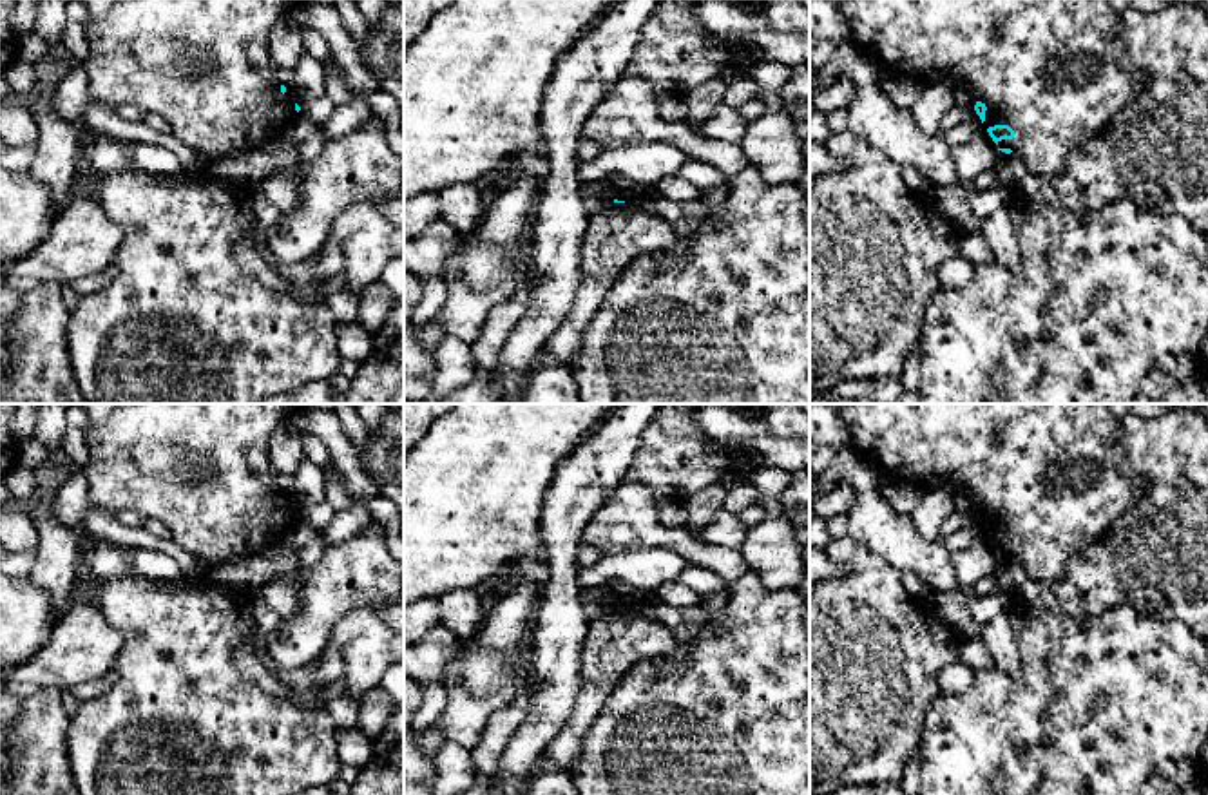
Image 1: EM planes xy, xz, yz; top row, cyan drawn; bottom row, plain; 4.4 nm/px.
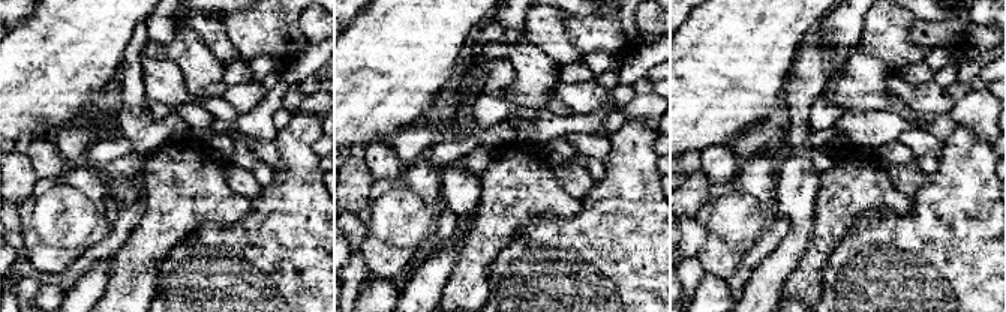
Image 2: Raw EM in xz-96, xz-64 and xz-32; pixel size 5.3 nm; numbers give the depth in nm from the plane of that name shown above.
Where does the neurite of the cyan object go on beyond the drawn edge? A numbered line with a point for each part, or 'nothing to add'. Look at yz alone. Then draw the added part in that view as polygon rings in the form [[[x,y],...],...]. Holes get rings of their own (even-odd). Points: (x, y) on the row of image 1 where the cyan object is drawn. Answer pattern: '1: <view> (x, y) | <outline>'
1: yz (1051, 69) | [[[833,0],[846,16],[857,45],[866,51],[887,74],[904,76],[915,81],[927,83],[935,71],[953,71],[960,76],[964,87],[976,92],[985,110],[985,129],[994,125],[1009,125],[1014,130],[1012,139],[998,141],[998,148],[1011,148],[1020,154],[1029,172],[1054,179],[1067,170],[1069,154],[1099,134],[1116,114],[1119,114],[1148,83],[1148,76],[1121,69],[1121,13],[1108,0]]]

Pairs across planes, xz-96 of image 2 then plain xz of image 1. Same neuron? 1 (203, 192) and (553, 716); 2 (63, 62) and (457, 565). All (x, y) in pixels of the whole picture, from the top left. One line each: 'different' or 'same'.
1: different
2: same

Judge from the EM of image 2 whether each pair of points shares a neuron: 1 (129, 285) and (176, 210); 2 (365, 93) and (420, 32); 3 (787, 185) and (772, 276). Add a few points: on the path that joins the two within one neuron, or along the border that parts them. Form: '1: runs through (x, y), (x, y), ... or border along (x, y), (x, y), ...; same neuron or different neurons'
1: runs through (135, 267), (141, 252), (161, 228); same neuron
2: runs through (381, 78), (387, 74), (389, 63), (404, 48); same neuron
3: runs through (798, 207), (798, 236), (787, 254); same neuron

